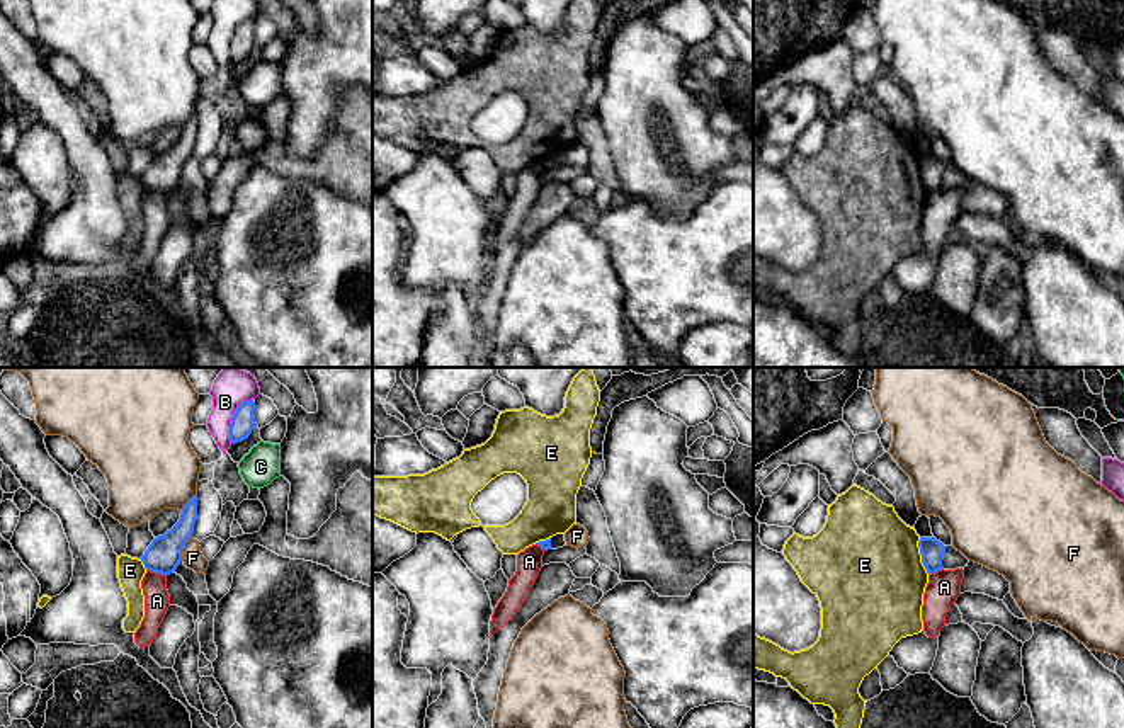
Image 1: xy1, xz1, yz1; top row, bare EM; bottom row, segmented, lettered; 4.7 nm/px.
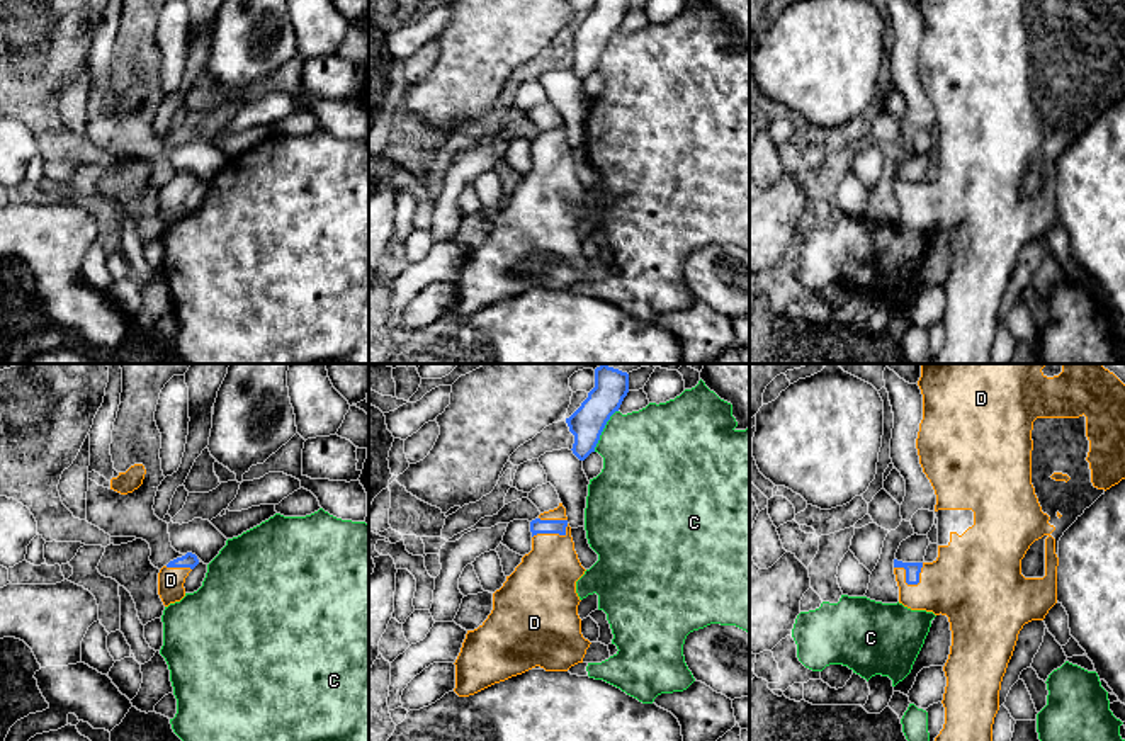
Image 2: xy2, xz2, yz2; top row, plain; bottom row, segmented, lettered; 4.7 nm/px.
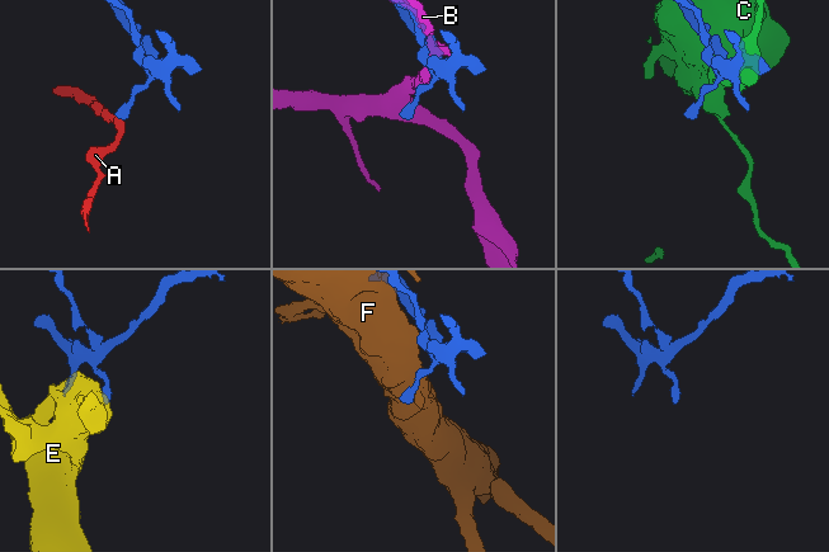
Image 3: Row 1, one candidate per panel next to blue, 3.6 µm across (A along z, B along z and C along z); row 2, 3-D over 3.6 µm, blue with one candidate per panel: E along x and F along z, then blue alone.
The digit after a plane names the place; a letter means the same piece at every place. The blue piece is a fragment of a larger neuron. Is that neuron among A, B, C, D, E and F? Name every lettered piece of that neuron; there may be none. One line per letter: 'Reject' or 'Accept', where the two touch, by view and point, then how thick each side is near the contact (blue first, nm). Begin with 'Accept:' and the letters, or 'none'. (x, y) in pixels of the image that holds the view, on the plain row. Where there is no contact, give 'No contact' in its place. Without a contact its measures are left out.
Accept: D
A: Reject. Touches blue at xy1 (157, 191). Thickness 170 nm (blue) against 130 nm
B: Reject. Touches blue at xy1 (232, 38). Thickness 110 nm (blue) against 140 nm
C: Reject. Touches blue at xz2 (602, 50). Thickness 160 nm (blue) against 440 nm
D: Accept. Touches blue at yz2 (906, 197). Thickness 70 nm (blue) against 320 nm
E: Reject. Touches blue at yz1 (922, 176). Thickness 120 nm (blue) against 480 nm
F: Reject. Touches blue at xy1 (182, 167). Thickness 170 nm (blue) against 100 nm

